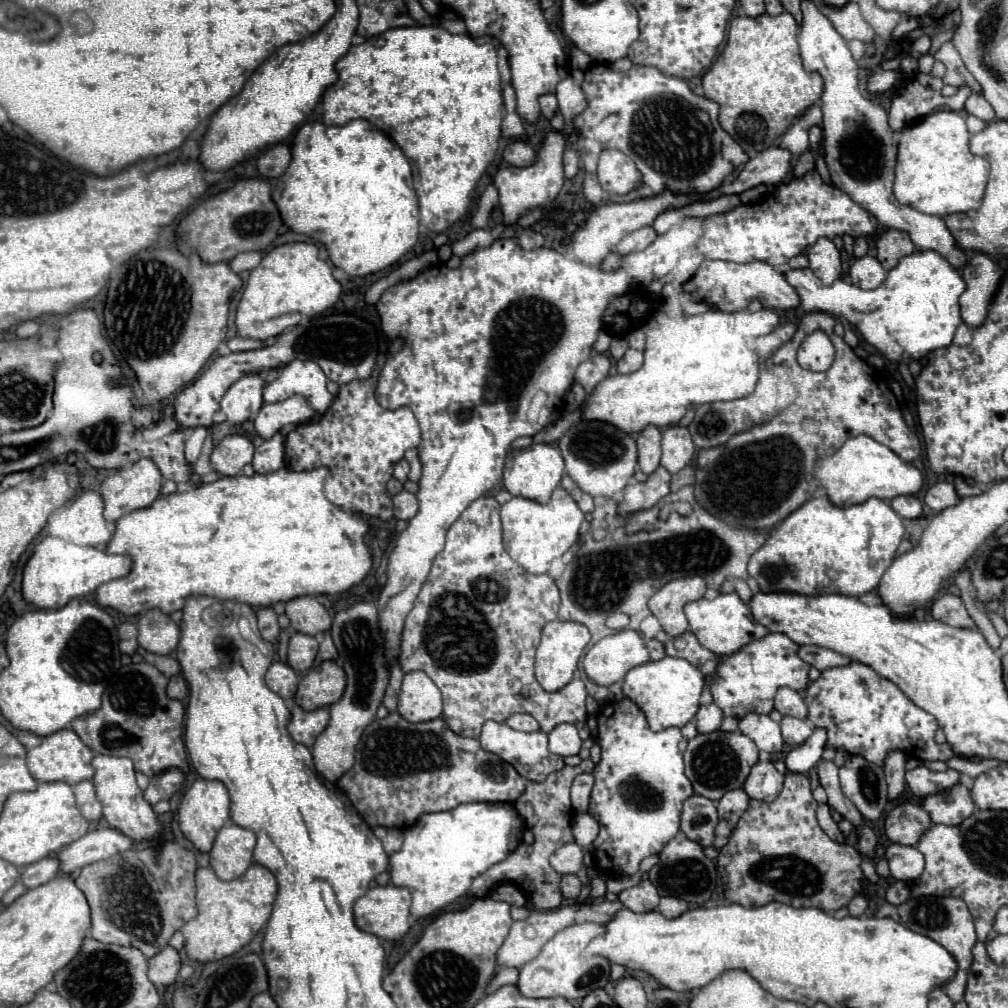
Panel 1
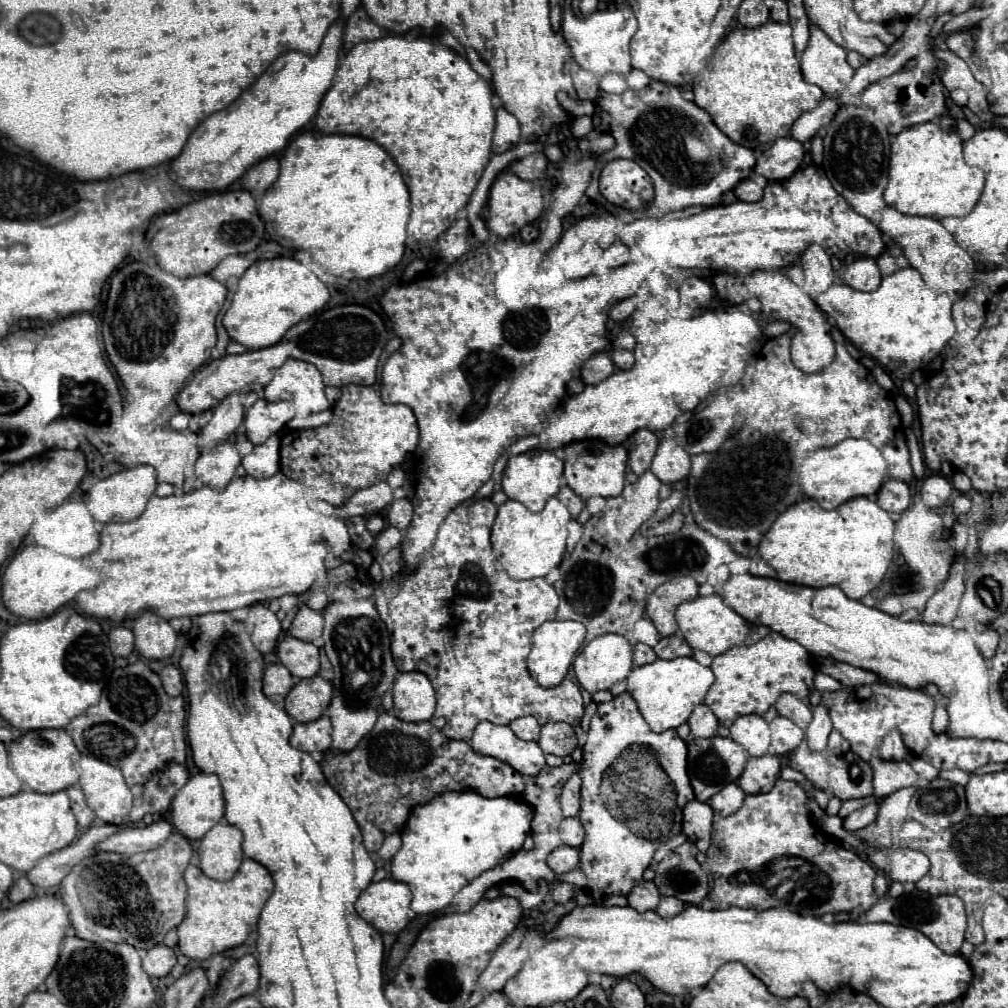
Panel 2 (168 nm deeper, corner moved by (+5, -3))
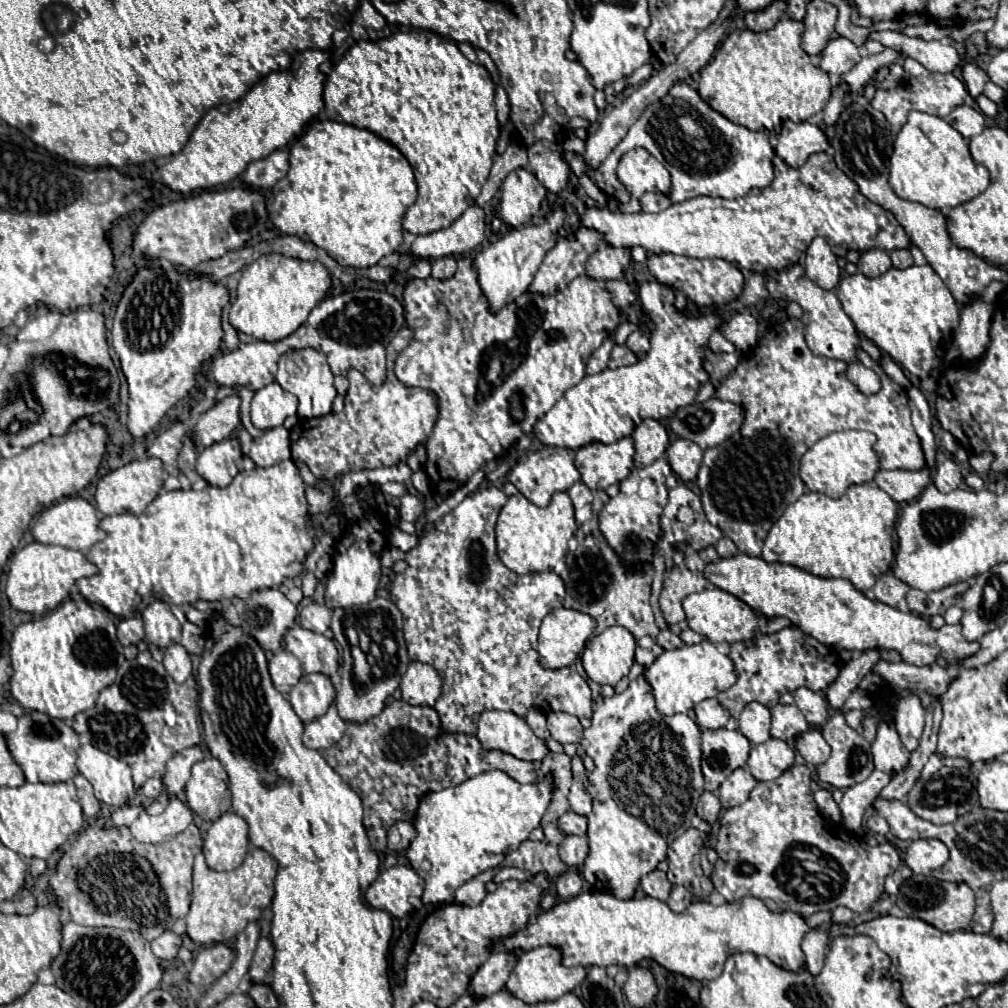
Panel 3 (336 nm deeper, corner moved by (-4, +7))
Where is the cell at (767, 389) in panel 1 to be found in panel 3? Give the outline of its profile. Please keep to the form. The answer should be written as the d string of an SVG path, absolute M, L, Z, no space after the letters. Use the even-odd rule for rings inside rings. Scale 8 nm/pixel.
M712 397L704 403L680 407L670 419L670 429L684 439L696 441L702 449L716 447L730 439L744 423L744 407Z

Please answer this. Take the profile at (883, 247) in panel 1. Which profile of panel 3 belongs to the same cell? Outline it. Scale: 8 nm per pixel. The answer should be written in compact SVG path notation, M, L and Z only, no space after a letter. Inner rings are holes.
M894 249L890 251L890 259L892 259L892 265L896 269L906 269L912 265L912 255L908 249Z

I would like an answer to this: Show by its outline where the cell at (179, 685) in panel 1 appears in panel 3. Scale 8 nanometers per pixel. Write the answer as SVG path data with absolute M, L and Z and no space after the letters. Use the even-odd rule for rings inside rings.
M172 645L168 649L164 649L164 667L168 671L168 675L176 681L176 683L184 683L190 673L192 673L192 661L188 651L182 645Z

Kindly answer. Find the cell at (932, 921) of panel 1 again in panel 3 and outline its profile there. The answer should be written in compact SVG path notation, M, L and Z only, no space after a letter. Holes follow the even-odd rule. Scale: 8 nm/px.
M912 875L908 881L900 885L896 905L908 917L920 917L930 925L936 925L936 929L944 933L952 933L952 931L962 931L970 927L970 921L974 915L974 899L976 895L966 883L948 883L948 881L938 881L934 877Z

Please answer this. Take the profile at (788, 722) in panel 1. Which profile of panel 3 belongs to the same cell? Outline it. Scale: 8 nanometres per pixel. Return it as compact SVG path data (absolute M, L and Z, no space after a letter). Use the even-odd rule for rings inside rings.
M776 705L772 709L772 729L770 735L792 743L800 733L808 731L810 723L804 719L796 705Z

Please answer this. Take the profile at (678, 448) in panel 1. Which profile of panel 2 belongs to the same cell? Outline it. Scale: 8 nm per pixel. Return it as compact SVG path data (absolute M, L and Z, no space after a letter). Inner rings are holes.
M667 437L659 443L657 453L651 463L651 471L663 481L673 483L683 479L691 469L691 455L677 445L673 437Z

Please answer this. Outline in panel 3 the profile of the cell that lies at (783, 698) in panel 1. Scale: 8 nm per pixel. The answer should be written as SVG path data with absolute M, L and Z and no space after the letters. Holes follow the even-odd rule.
M800 687L794 691L794 699L798 709L804 713L804 717L808 719L810 725L820 725L826 723L828 719L828 705L826 699L806 687Z

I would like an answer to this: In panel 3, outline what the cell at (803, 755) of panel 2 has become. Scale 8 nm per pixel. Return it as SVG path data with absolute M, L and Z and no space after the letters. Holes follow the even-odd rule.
M816 729L796 737L796 749L806 759L806 763L812 763L812 765L822 765L824 761L828 761L832 751L826 739L822 737L822 733Z

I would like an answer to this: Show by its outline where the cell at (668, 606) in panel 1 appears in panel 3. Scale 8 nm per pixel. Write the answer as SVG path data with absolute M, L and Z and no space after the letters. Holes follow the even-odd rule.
M672 567L670 573L666 573L664 587L660 593L660 609L662 609L666 623L674 625L674 623L684 621L686 619L686 615L682 611L684 597L688 597L690 593L696 593L696 591L704 591L706 585L708 585L708 581L700 571L692 573L686 567Z

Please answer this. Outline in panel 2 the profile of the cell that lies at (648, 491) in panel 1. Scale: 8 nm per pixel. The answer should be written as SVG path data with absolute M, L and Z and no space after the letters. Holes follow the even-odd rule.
M645 471L639 477L639 481L633 485L627 485L621 495L609 497L607 509L603 511L603 515L599 517L599 523L597 523L597 529L601 531L601 535L607 541L617 541L619 545L627 545L627 541L633 537L633 533L655 513L657 503L659 503L659 497L657 497L659 487L661 487L661 481L651 471Z

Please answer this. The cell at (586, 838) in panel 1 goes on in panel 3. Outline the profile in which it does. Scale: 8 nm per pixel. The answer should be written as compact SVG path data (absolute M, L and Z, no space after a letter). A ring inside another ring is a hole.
M568 811L558 819L558 827L566 835L586 835L586 823L588 823L588 819L574 811Z

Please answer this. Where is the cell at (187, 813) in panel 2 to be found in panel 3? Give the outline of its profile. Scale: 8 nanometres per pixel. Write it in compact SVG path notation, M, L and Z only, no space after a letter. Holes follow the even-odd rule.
M202 759L192 767L192 777L186 783L186 803L202 821L216 821L232 809L228 775L218 759Z

